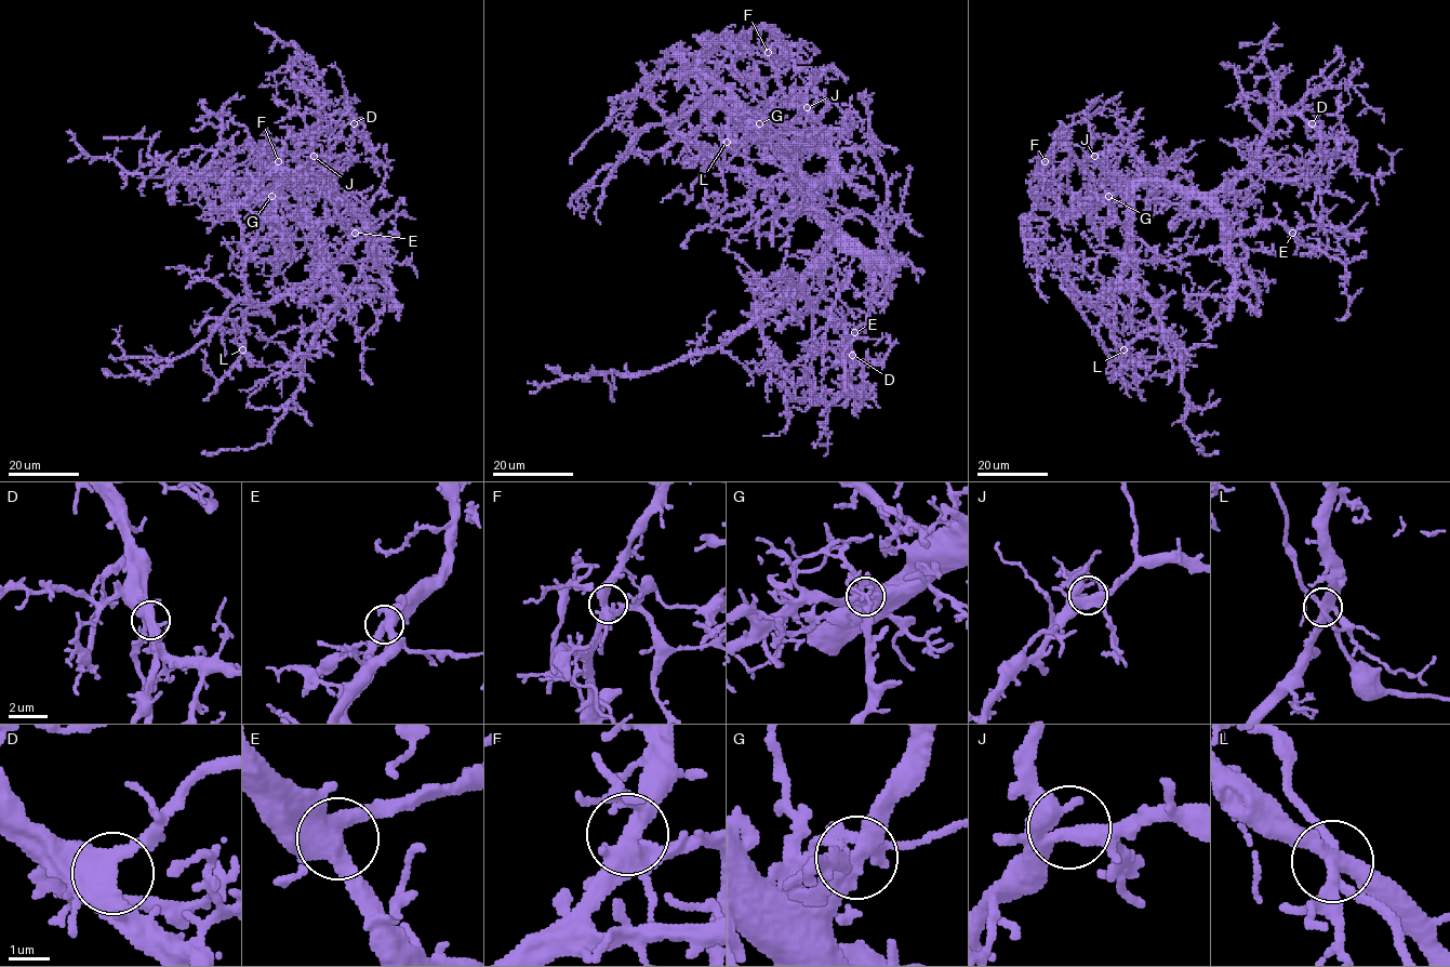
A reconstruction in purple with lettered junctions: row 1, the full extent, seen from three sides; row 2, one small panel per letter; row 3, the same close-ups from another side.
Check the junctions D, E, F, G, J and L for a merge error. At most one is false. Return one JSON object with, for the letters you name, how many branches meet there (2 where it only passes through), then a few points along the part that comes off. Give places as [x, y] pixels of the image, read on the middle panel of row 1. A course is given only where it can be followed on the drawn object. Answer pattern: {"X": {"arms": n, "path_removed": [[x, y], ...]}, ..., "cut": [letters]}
{"L": {"arms": 5, "path_removed": [[727, 142], [740, 156], [775, 163], [789, 172], [800, 189], [814, 200], [806, 210], [794, 210]]}, "cut": ["L"]}

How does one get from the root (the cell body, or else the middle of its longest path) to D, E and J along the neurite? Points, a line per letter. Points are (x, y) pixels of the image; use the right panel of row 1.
D: (1140, 185), (1149, 183), (1220, 193), (1252, 163), (1256, 144), (1276, 116), (1295, 113), (1312, 123)
E: (1140, 185), (1174, 186), (1199, 198), (1236, 230), (1278, 221), (1292, 233)
J: (1140, 185), (1113, 175), (1094, 156)

